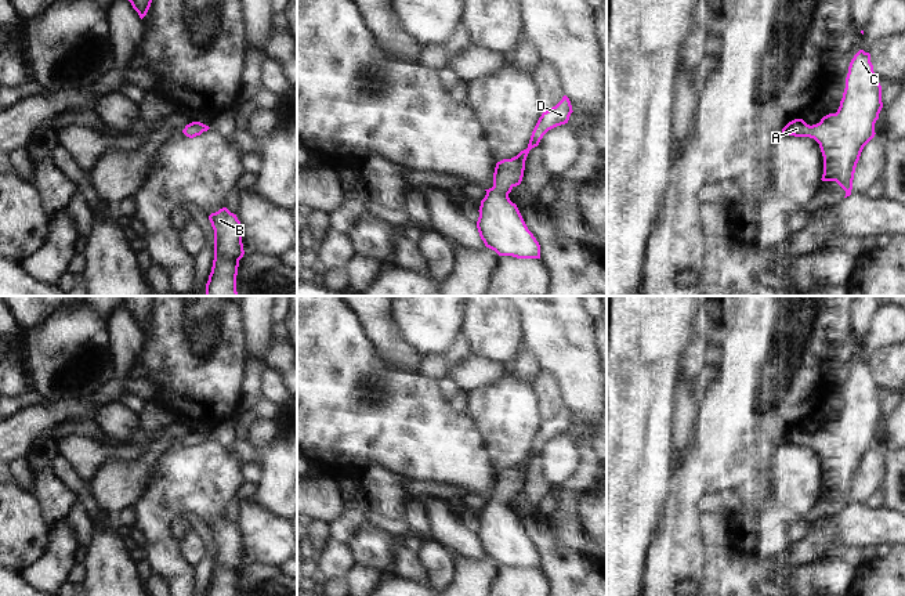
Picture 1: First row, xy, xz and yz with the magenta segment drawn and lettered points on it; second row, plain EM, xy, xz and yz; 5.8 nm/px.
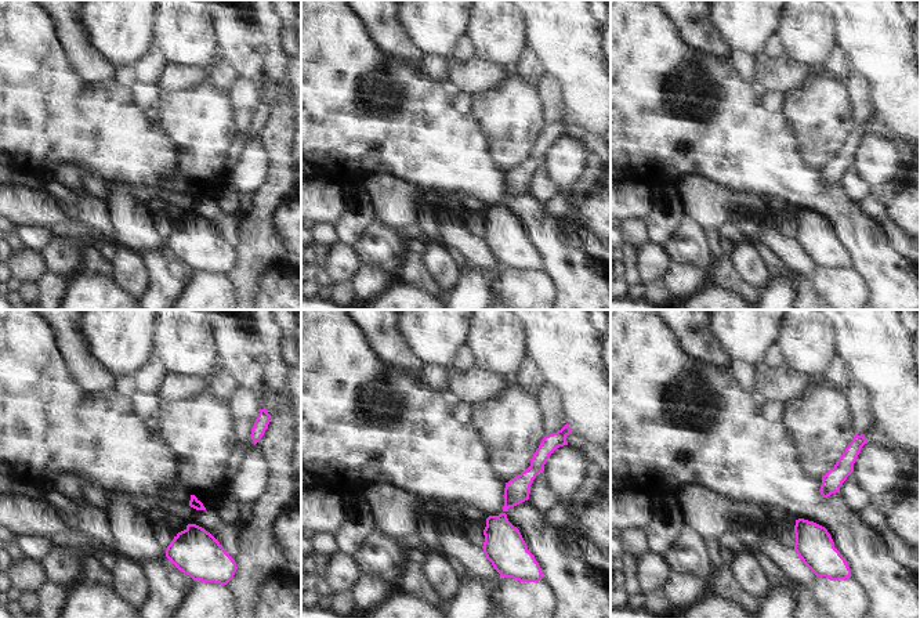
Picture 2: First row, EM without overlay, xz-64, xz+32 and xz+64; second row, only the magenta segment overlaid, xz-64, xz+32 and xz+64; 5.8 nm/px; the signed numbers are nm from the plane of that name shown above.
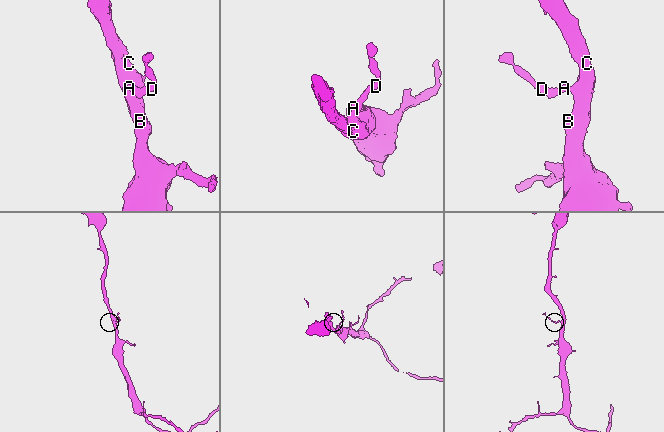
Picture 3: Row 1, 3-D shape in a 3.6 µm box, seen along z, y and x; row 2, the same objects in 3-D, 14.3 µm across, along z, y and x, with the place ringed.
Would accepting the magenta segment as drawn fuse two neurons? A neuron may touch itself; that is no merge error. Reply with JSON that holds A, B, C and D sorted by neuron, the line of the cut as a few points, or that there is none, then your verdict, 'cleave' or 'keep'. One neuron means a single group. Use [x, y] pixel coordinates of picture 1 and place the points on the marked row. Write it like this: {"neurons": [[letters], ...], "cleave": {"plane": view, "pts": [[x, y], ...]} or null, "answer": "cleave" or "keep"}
{"neurons": [["A", "B", "C", "D"]], "cleave": null, "answer": "keep"}

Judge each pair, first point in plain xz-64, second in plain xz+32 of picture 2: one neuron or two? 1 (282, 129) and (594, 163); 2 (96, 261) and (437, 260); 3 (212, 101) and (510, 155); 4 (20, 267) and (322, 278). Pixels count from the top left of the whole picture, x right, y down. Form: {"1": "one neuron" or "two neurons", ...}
{"1": "one neuron", "2": "two neurons", "3": "one neuron", "4": "two neurons"}

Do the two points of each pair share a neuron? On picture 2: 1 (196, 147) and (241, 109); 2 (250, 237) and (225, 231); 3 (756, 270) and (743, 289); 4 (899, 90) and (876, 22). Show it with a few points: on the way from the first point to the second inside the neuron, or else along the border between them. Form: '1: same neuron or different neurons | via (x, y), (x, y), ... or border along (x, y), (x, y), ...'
1: different neurons | border along (225, 93), (231, 105), (231, 118), (238, 130)
2: different neurons | border along (242, 217), (238, 226), (238, 245), (234, 249)
3: different neurons | border along (728, 257), (734, 271), (748, 285), (759, 289)
4: same neuron | via (893, 73), (879, 47), (877, 39)

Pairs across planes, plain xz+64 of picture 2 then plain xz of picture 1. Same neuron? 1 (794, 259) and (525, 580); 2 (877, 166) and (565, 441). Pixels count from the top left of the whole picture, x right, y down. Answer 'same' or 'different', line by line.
1: different
2: same

